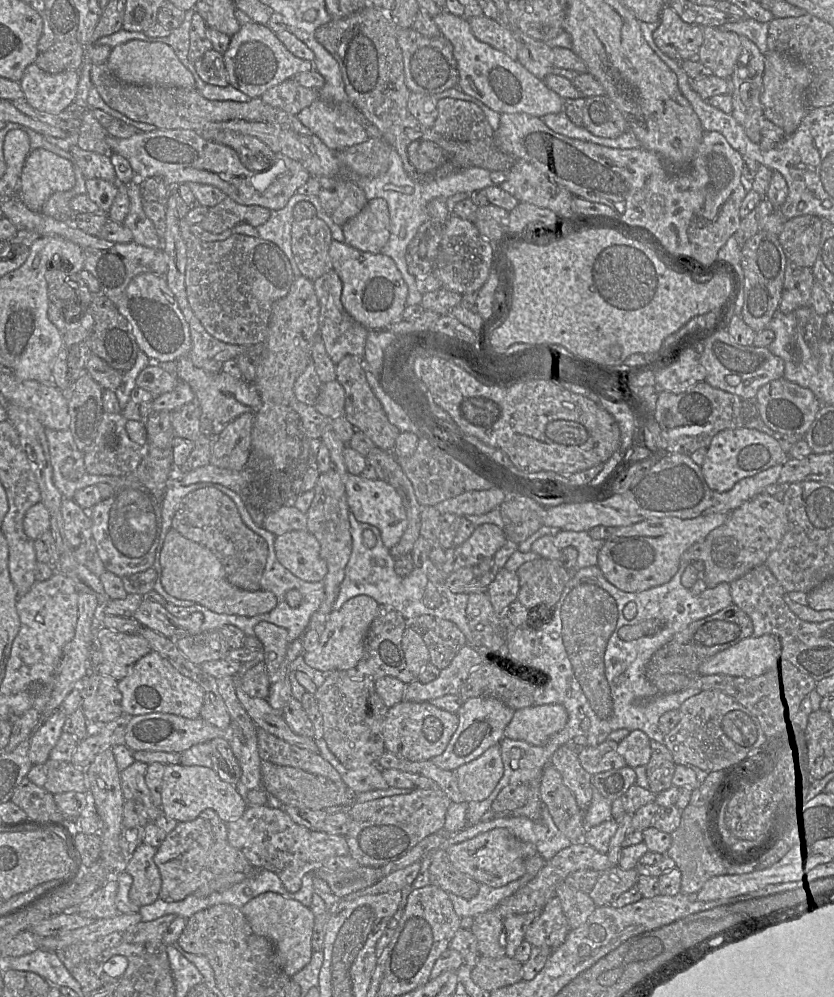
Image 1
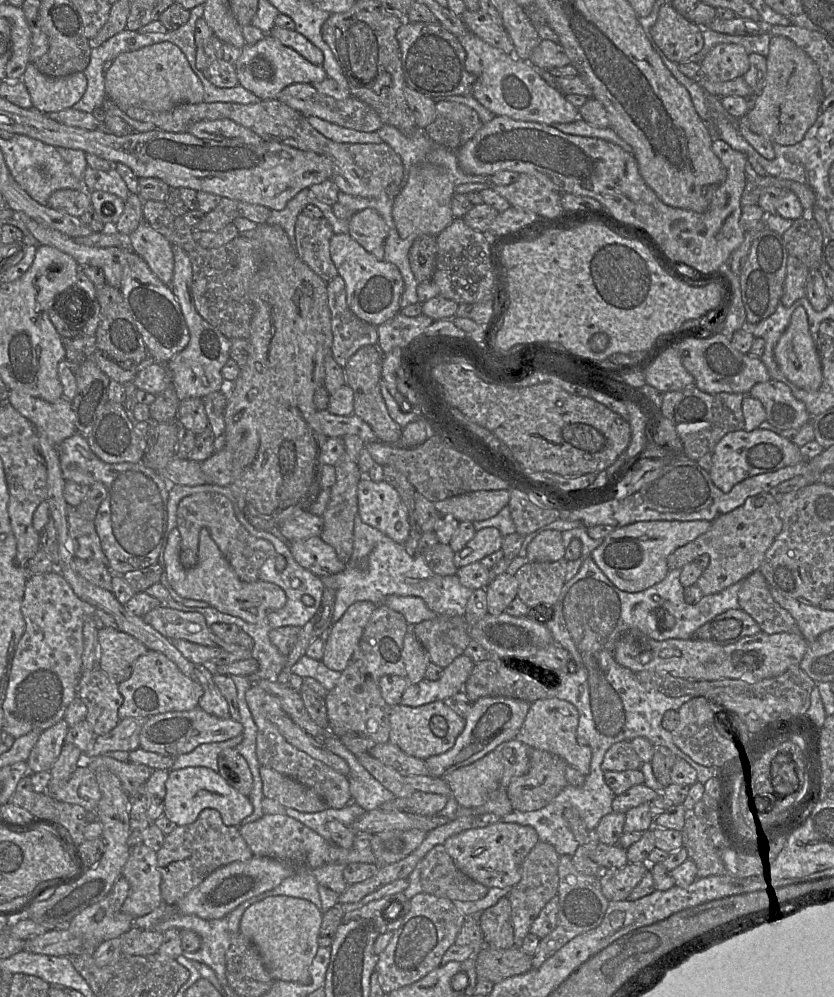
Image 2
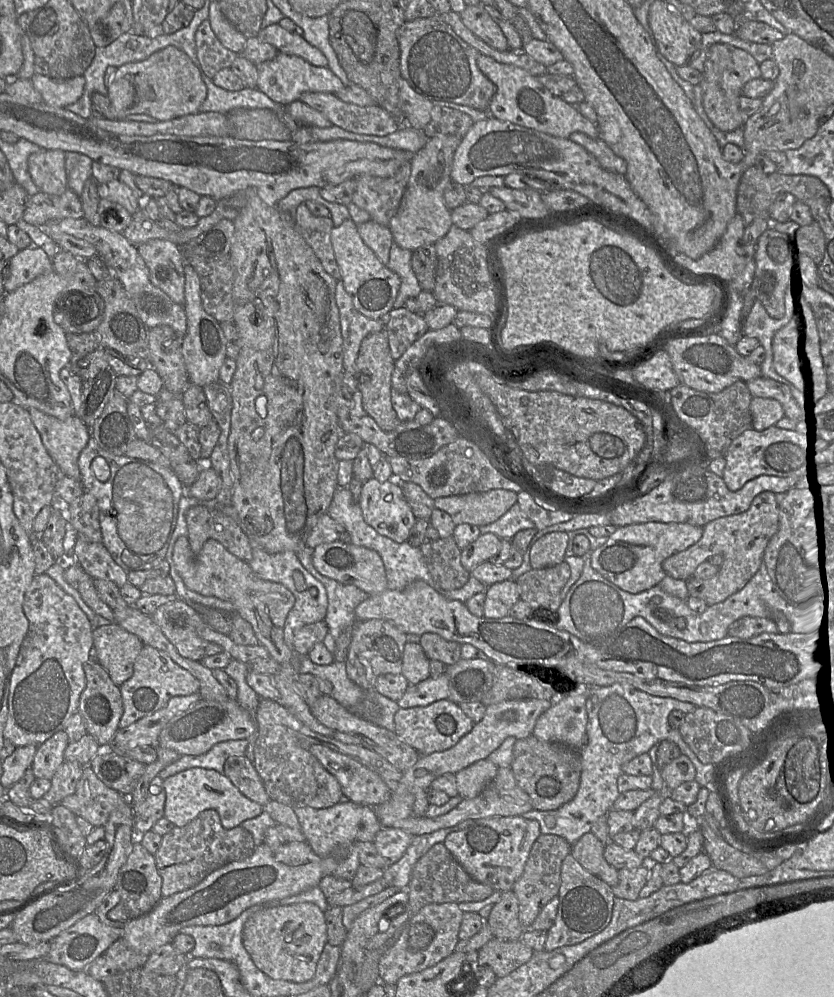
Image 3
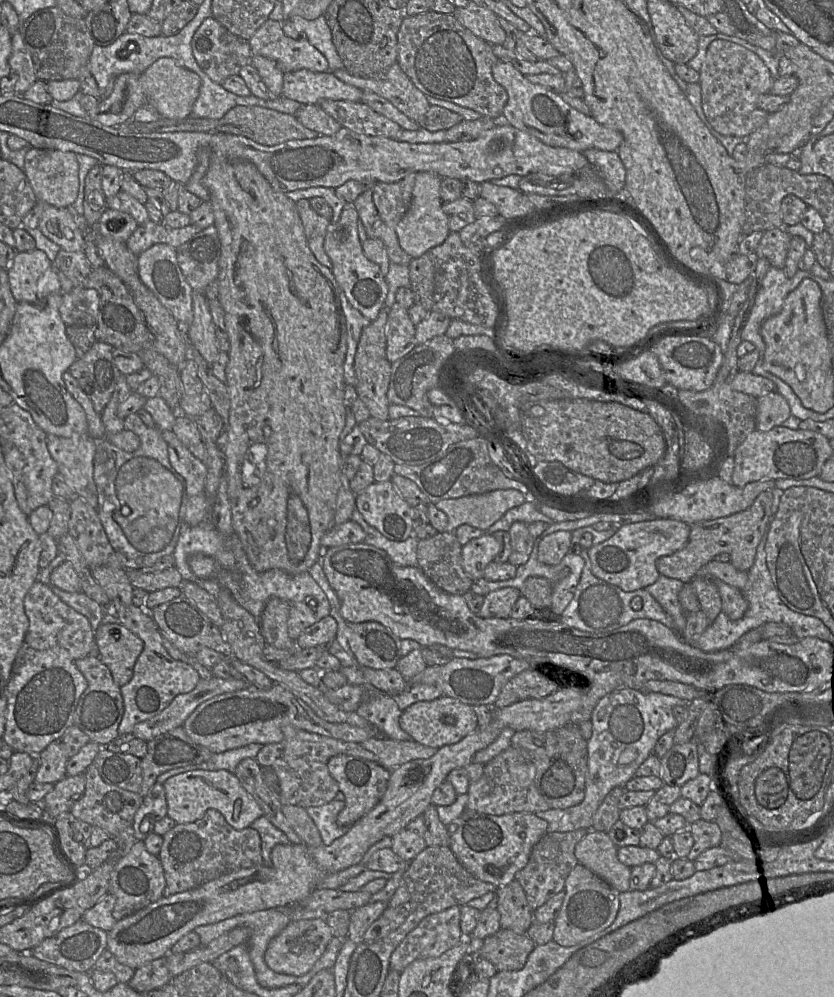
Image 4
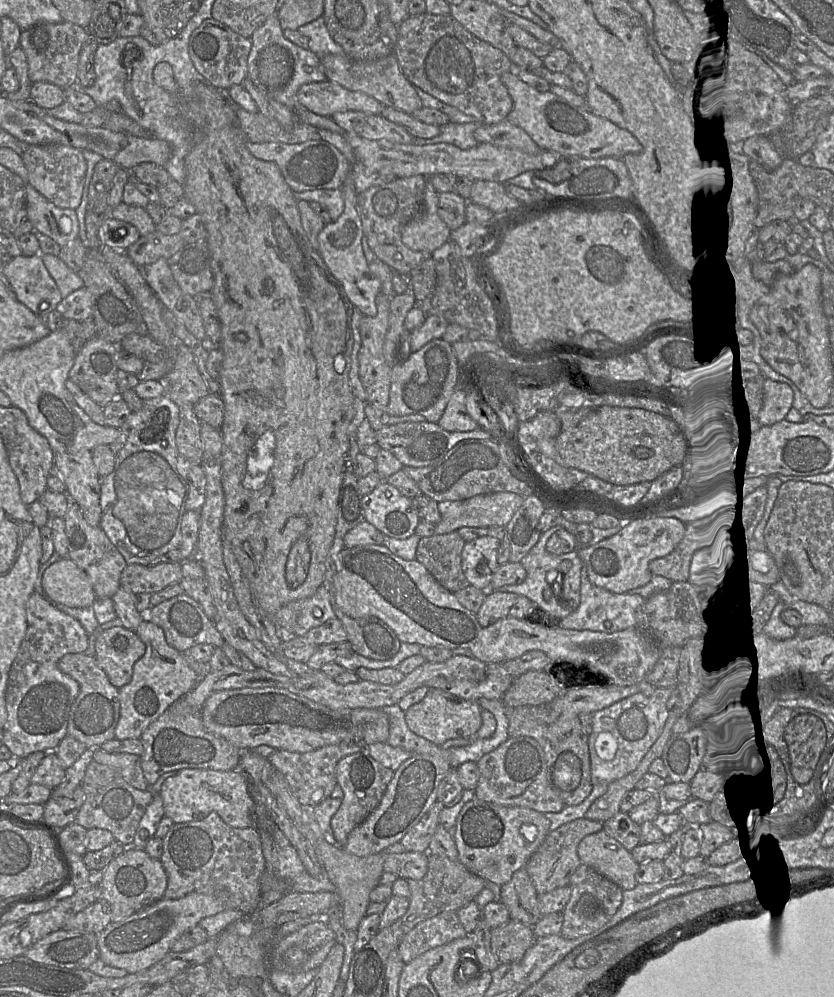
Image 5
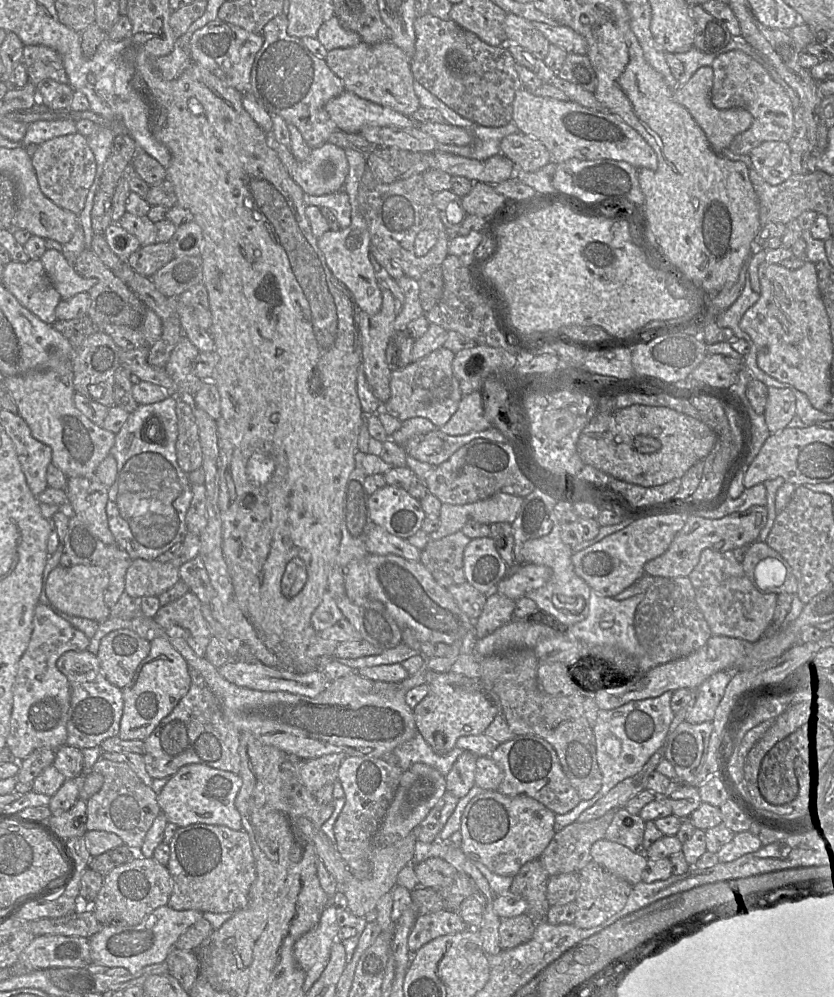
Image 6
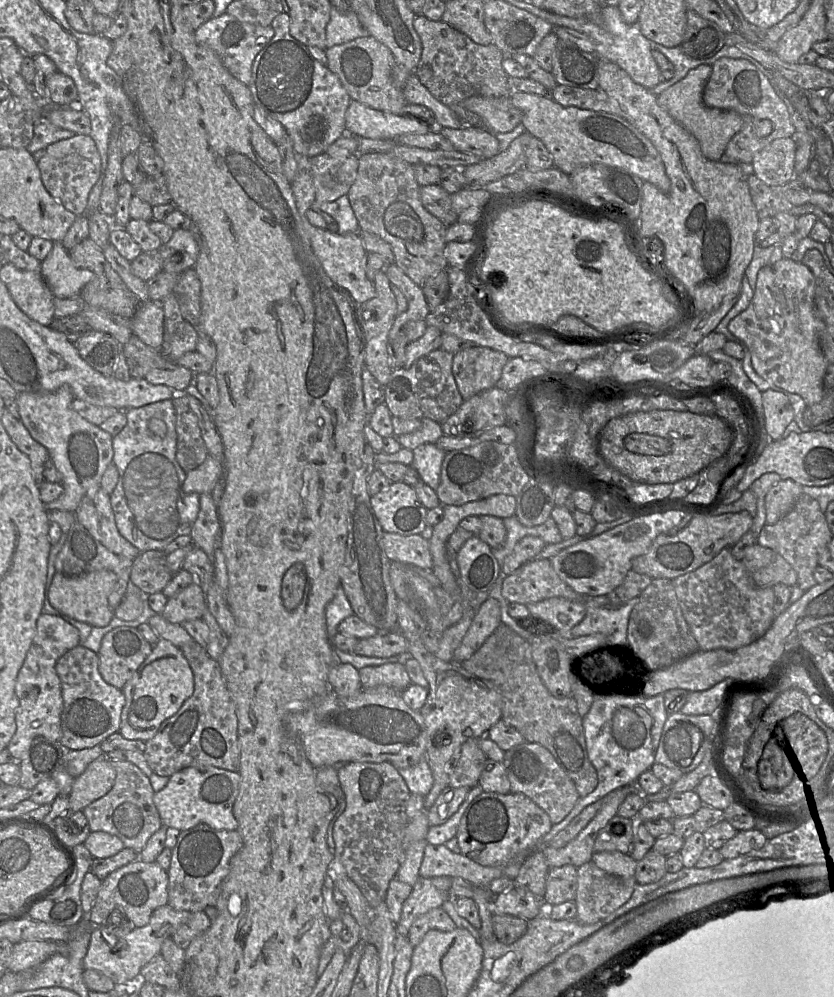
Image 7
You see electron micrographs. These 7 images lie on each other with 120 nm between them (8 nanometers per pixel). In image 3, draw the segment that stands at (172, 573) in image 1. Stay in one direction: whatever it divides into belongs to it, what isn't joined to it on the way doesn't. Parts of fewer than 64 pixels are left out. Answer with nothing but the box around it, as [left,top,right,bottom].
[173,536,335,737]

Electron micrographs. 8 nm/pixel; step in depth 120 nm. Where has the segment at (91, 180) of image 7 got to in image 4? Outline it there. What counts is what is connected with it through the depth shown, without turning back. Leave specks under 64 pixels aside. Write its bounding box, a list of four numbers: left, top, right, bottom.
[23,148,79,208]

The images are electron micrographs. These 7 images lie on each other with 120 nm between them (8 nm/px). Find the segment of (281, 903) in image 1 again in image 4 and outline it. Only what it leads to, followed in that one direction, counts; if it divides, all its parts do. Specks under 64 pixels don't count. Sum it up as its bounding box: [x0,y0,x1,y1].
[264,919,334,975]

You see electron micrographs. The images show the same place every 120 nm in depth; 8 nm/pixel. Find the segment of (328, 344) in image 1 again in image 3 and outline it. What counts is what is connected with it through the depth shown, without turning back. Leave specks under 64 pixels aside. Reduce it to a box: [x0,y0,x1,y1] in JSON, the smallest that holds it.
[335,281,384,375]

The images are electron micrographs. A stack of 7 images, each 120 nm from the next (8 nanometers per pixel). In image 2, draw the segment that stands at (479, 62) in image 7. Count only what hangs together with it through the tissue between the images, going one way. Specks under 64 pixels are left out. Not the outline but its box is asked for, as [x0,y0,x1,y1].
[396,22,476,99]

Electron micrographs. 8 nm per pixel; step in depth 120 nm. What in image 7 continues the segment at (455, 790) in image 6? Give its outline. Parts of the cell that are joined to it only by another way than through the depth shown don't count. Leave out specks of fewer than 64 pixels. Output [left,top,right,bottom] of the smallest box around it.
[449,739,487,788]

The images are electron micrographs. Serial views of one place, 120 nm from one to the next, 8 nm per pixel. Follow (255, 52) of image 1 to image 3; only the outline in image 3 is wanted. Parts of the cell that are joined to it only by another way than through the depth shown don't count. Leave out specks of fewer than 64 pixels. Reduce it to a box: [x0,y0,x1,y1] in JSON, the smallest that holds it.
[256,52,345,106]

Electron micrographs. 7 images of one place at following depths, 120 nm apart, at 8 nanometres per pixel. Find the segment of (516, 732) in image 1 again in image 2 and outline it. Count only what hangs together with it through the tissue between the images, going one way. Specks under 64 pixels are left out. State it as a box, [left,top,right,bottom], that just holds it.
[515,697,592,776]

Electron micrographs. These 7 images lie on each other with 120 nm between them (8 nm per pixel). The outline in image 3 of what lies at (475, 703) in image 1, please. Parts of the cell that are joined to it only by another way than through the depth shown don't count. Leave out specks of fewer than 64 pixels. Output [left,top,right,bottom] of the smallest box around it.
[372,699,553,828]

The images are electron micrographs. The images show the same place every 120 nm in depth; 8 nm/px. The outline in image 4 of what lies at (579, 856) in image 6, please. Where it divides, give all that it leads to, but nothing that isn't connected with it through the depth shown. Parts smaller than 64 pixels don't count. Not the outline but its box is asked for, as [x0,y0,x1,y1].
[515,828,589,911]

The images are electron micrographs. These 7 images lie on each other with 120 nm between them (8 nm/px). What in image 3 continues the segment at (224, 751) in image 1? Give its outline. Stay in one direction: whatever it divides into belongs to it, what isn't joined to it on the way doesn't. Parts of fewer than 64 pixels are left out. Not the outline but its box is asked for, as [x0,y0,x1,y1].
[223,755,271,807]

